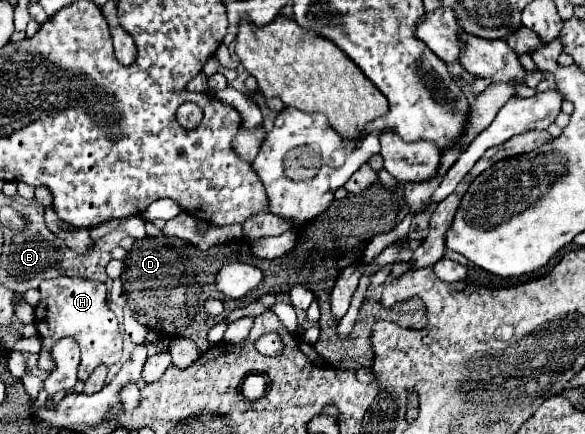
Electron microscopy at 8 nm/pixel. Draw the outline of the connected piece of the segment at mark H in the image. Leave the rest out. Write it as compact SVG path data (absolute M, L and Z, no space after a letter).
M59 276L55 280L43 280L39 286L41 300L35 306L35 326L41 338L41 352L39 352L39 370L51 372L53 360L49 356L49 350L55 340L63 336L71 336L81 346L81 366L79 366L79 378L85 380L93 372L95 366L105 364L113 366L121 358L123 338L119 332L119 320L107 306L107 288L103 282L89 280L89 278L69 278Z

